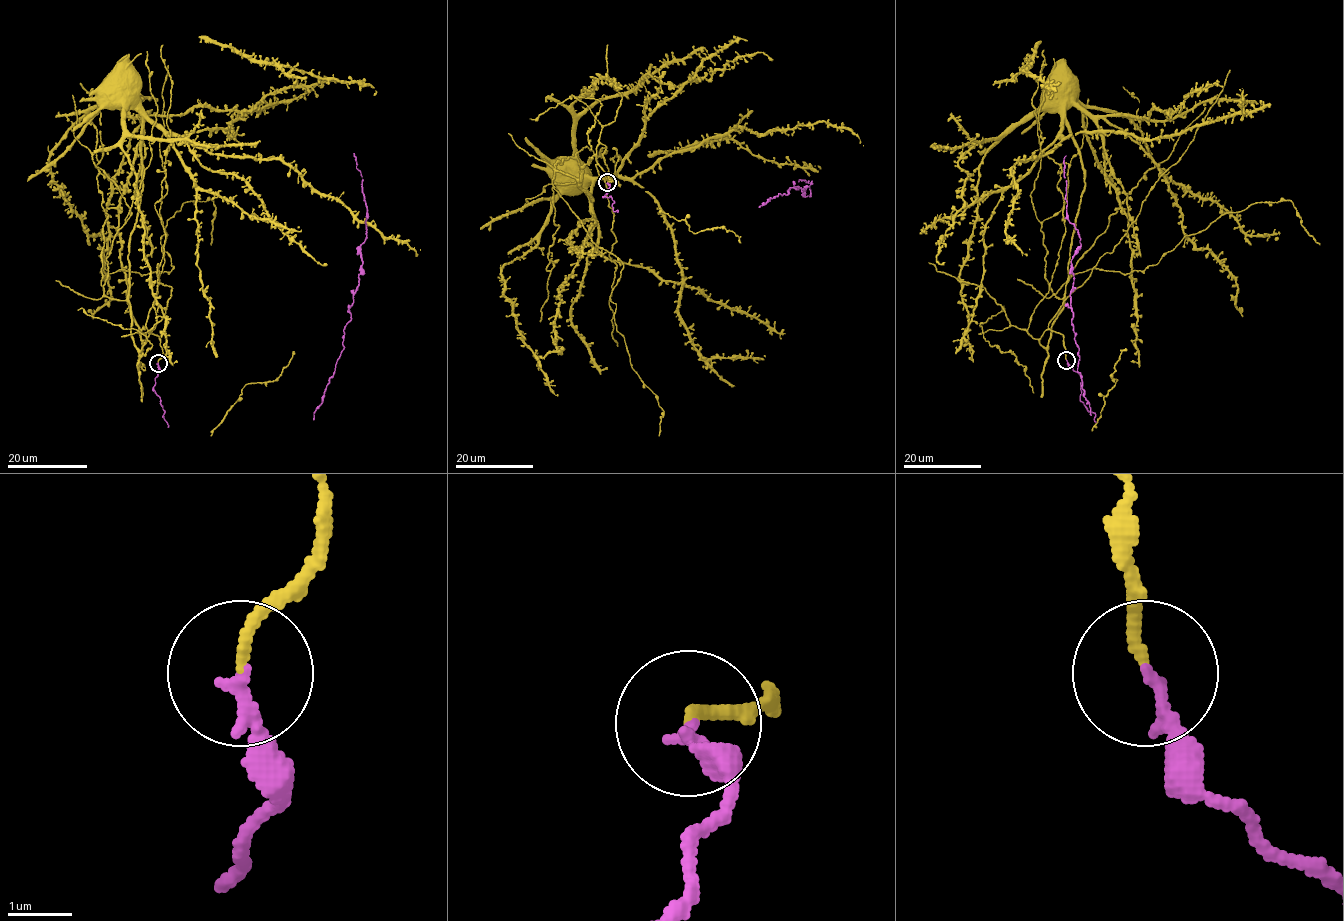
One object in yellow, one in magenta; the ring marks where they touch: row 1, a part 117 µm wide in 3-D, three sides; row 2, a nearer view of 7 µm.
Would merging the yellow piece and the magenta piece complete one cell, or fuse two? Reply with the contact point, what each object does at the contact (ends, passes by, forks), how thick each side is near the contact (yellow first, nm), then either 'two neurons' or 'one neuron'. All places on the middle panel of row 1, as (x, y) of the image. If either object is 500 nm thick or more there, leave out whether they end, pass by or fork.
place (607, 182); yellow ends; magenta ends; calibres 140 and 200 nm; one neuron

